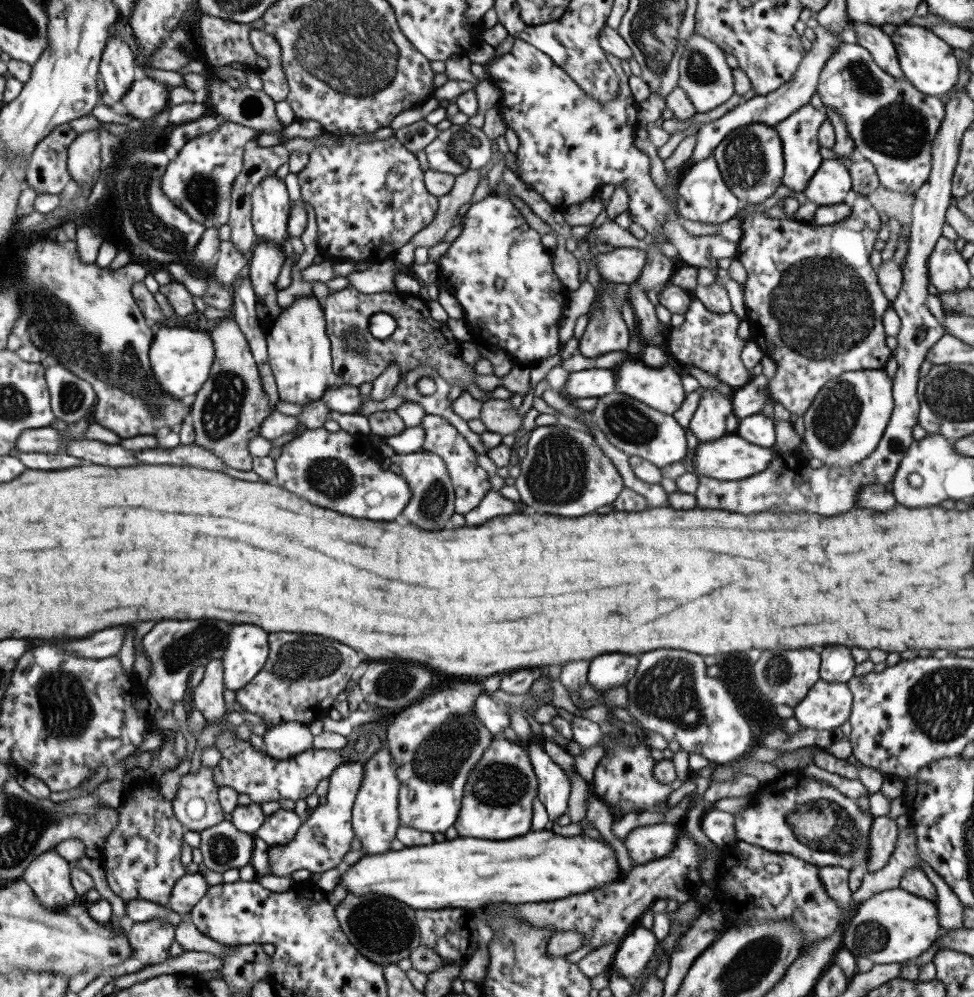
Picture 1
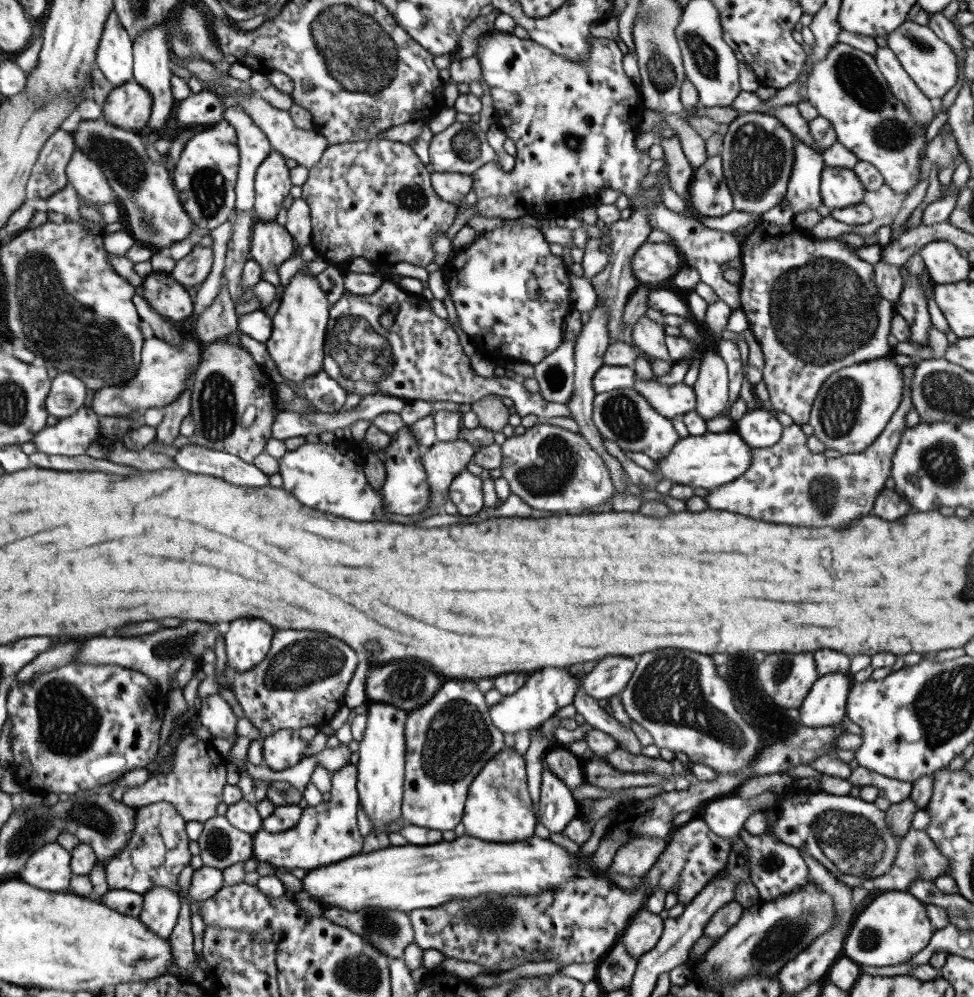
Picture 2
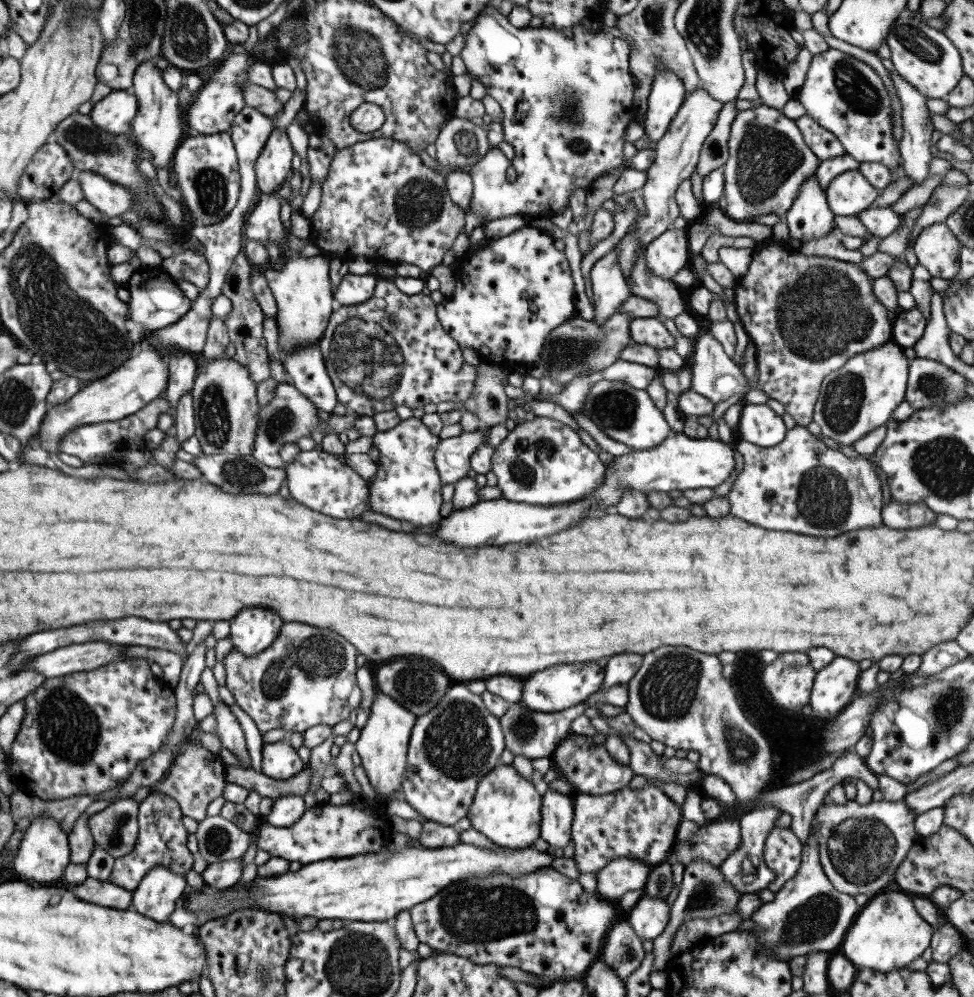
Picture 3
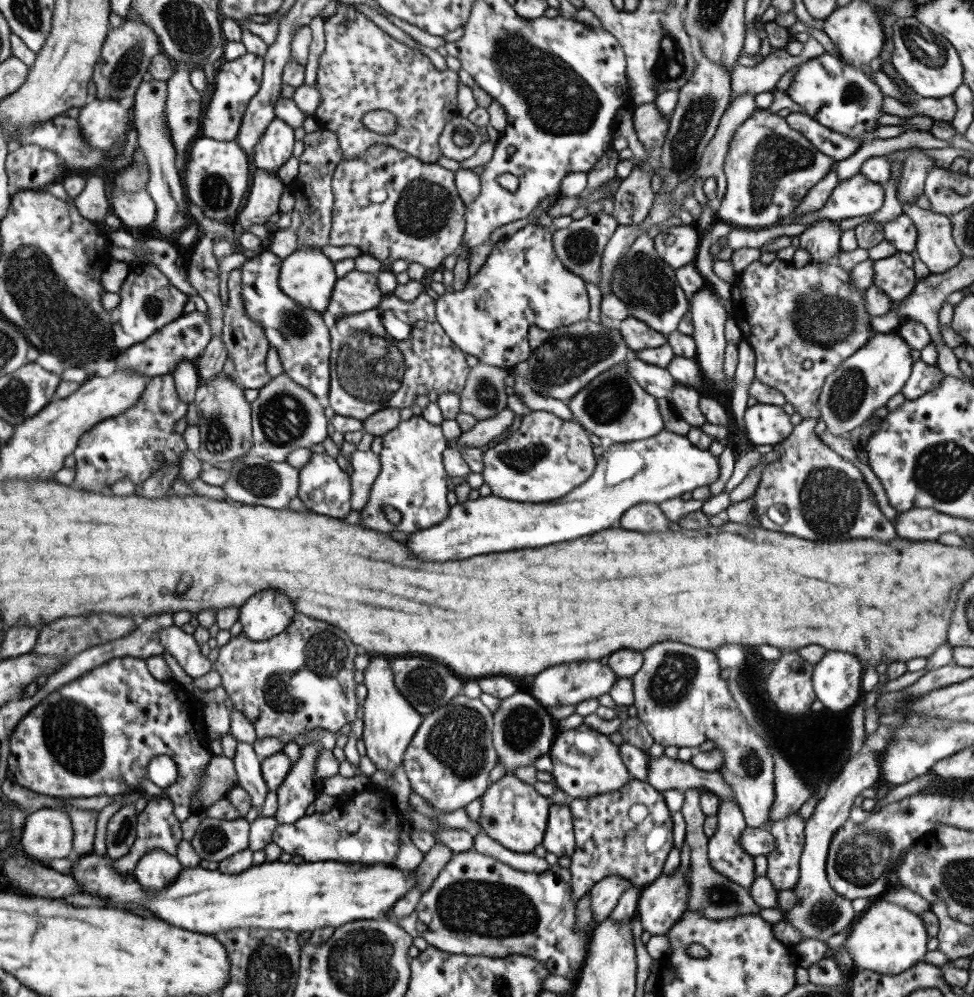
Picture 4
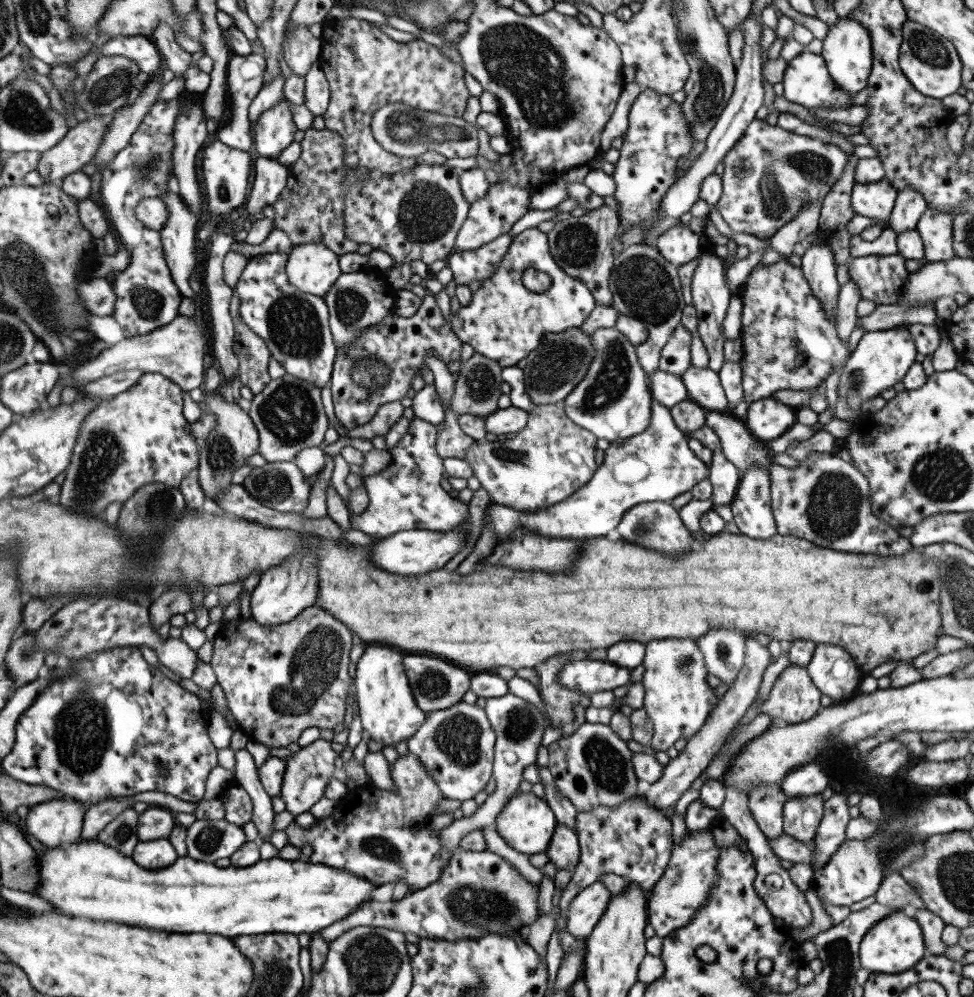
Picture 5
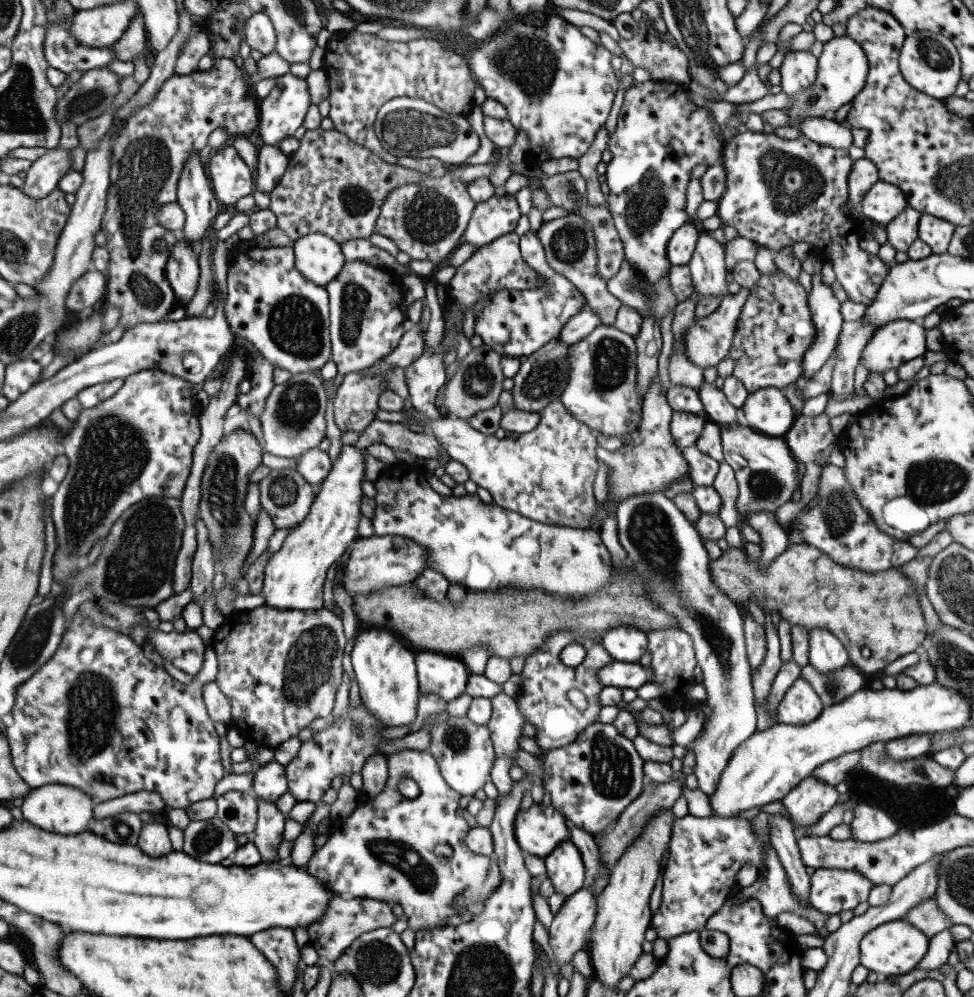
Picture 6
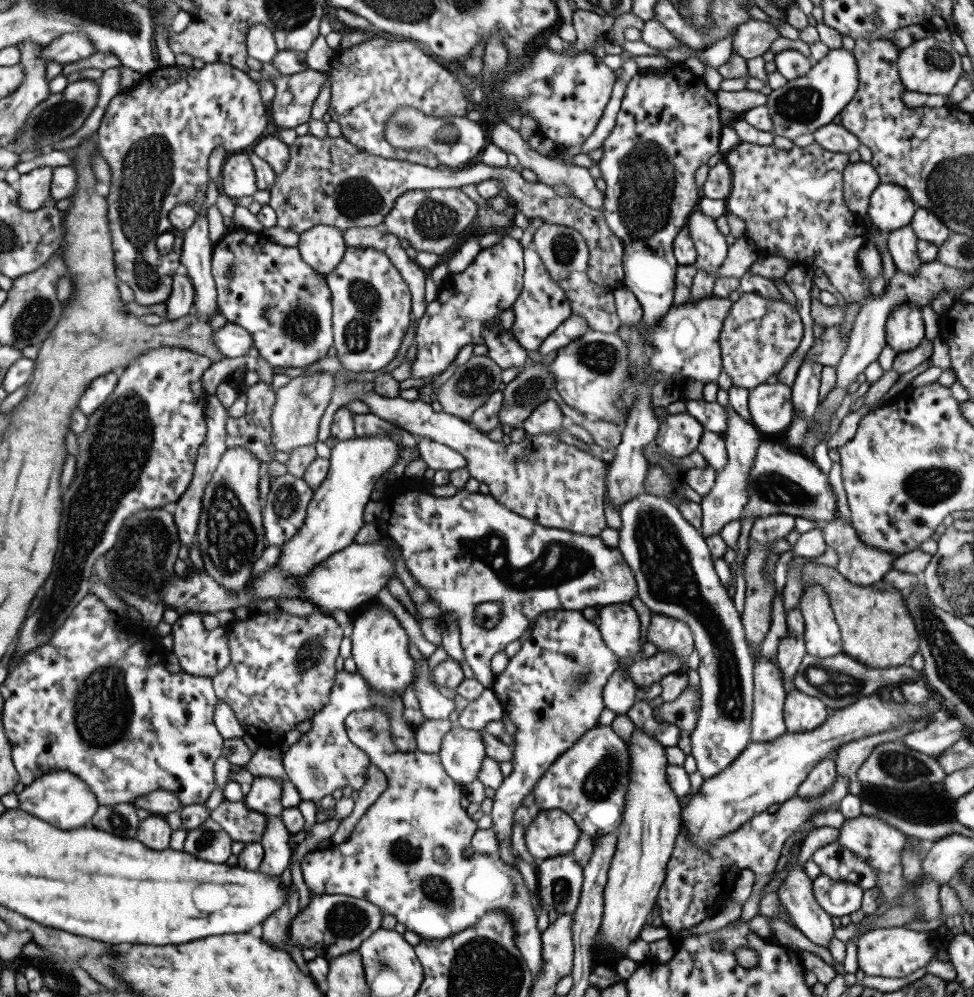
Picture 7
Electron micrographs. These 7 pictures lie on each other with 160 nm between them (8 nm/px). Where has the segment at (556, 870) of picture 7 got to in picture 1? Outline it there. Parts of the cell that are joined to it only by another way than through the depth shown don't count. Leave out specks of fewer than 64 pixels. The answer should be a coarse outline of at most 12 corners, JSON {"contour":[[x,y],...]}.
{"contour":[[529,739],[522,743],[548,821],[566,813],[568,776]]}

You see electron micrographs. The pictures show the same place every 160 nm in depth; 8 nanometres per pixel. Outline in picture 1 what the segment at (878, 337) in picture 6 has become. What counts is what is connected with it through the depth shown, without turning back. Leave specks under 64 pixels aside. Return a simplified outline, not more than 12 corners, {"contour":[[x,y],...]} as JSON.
{"contour":[[884,369],[828,380],[802,414],[825,468],[873,452],[892,411]]}

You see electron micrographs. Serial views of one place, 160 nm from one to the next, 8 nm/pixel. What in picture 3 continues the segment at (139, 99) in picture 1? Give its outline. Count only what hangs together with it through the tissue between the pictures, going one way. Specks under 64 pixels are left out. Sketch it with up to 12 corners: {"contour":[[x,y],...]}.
{"contour":[[111,90],[92,104],[93,124],[128,134],[137,112],[134,95]]}

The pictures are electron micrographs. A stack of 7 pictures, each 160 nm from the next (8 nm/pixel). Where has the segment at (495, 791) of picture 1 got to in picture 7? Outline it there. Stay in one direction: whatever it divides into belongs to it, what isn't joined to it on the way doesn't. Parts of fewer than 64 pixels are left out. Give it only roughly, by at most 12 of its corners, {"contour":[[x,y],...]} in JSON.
{"contour":[[558,809],[533,813],[524,844],[538,862],[571,853],[580,830]]}

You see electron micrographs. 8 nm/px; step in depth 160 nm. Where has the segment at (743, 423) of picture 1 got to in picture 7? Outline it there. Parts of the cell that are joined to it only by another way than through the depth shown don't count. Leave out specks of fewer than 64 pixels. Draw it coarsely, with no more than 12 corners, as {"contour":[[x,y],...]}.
{"contour":[[761,383],[748,394],[749,422],[778,437],[792,419],[790,388]]}

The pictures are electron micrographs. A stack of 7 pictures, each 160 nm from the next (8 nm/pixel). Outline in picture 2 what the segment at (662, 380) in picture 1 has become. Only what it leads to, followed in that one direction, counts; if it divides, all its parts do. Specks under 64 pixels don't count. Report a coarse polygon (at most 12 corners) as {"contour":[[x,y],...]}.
{"contour":[[634,375],[632,389],[668,419],[694,410],[692,388]]}

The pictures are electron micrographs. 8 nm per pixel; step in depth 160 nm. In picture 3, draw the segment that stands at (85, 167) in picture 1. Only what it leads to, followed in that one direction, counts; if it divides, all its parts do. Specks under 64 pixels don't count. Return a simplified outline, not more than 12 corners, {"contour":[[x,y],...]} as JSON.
{"contour":[[88,170],[74,175],[83,199],[107,218],[133,210],[131,190]]}

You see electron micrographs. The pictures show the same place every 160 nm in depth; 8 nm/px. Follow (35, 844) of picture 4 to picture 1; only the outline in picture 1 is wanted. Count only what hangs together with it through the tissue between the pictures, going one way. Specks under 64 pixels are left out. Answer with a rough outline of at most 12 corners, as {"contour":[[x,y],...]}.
{"contour":[[51,849],[21,879],[42,907],[58,912],[80,900],[70,867]]}

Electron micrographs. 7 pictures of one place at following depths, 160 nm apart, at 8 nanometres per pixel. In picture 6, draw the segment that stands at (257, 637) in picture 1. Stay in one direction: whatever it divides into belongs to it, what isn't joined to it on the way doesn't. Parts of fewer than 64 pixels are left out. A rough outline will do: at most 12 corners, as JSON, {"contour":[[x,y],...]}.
{"contour":[[342,445],[264,566],[277,610],[319,610],[358,536],[363,452]]}

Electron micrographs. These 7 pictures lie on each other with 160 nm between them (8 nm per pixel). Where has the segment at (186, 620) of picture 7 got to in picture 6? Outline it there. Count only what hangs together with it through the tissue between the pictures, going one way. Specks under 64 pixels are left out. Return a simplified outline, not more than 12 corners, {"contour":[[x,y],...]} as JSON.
{"contour":[[186,628],[145,641],[176,669],[201,671],[206,644]]}

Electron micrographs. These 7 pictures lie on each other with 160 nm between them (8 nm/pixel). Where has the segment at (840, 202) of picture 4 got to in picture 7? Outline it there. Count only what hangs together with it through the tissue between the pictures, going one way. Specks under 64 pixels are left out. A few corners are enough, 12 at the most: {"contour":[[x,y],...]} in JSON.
{"contour":[[879,183],[866,215],[880,231],[909,225],[915,206],[901,186]]}

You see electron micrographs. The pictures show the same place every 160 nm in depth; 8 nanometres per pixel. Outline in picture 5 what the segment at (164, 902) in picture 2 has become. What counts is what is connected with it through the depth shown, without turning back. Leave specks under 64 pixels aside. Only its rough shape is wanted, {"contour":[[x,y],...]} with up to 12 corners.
{"contour":[[167,838],[141,842],[130,857],[147,870],[178,856]]}

